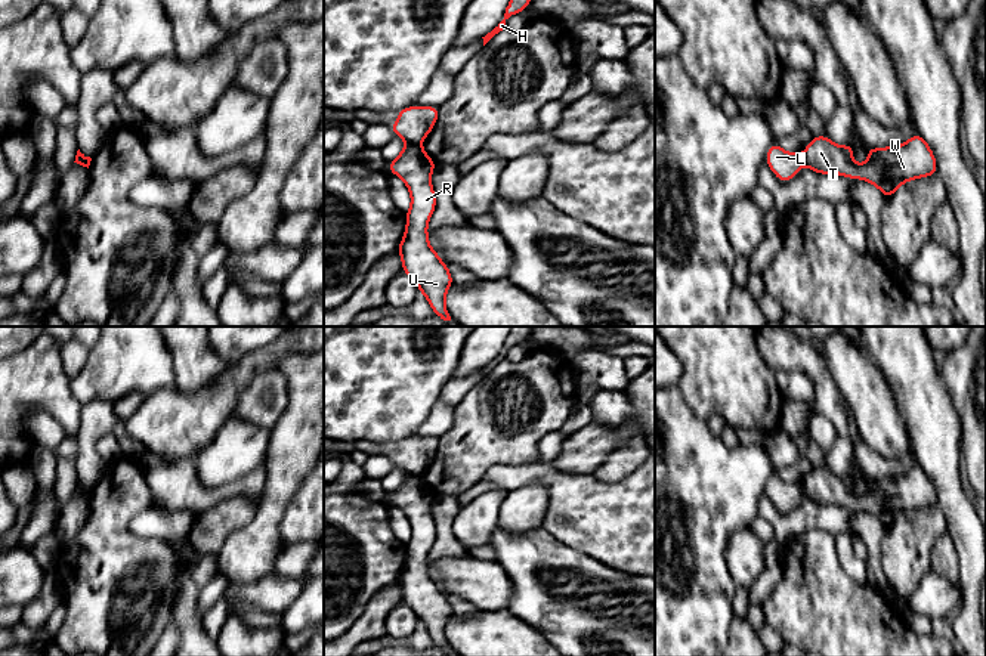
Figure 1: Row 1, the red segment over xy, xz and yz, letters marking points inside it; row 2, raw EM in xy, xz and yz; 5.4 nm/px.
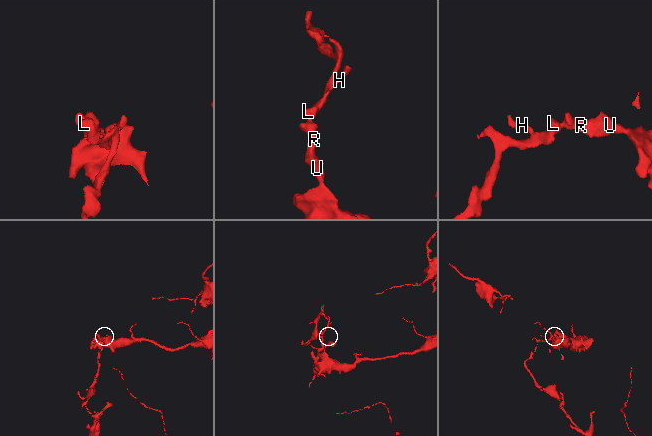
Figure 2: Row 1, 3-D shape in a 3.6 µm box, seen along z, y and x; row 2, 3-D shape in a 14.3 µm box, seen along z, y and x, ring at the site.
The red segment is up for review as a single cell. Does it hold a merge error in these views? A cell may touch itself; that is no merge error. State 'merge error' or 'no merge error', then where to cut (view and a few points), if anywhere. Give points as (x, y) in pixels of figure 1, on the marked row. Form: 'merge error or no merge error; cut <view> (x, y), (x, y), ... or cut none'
merge error; cut xz (407, 142), (419, 145)

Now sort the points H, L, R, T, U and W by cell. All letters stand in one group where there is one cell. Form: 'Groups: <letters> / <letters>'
Groups: H L / R T U W

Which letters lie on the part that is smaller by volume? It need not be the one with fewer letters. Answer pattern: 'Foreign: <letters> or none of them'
Foreign: H, L

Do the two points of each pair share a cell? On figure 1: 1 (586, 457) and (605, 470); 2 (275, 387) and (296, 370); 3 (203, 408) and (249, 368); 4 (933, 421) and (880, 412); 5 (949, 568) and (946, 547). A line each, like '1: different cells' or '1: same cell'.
1: different cells
2: different cells
3: same cell
4: different cells
5: same cell

